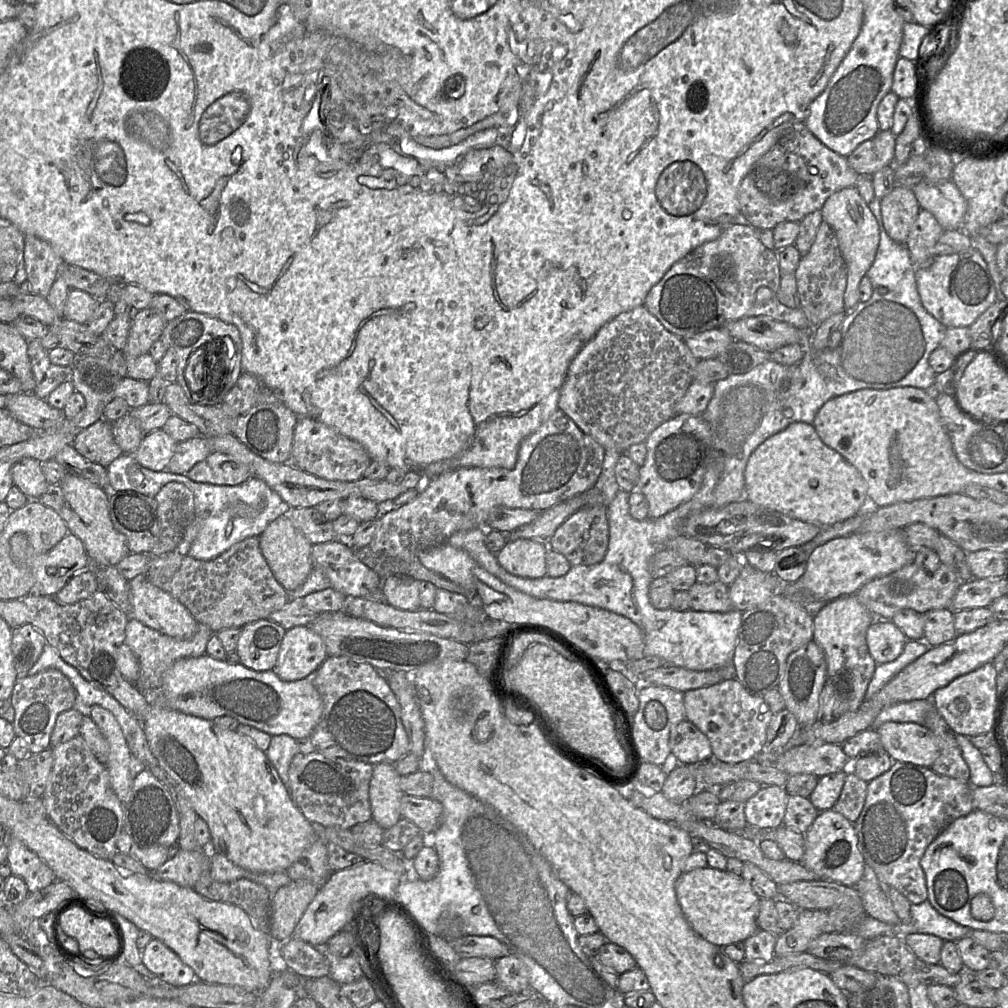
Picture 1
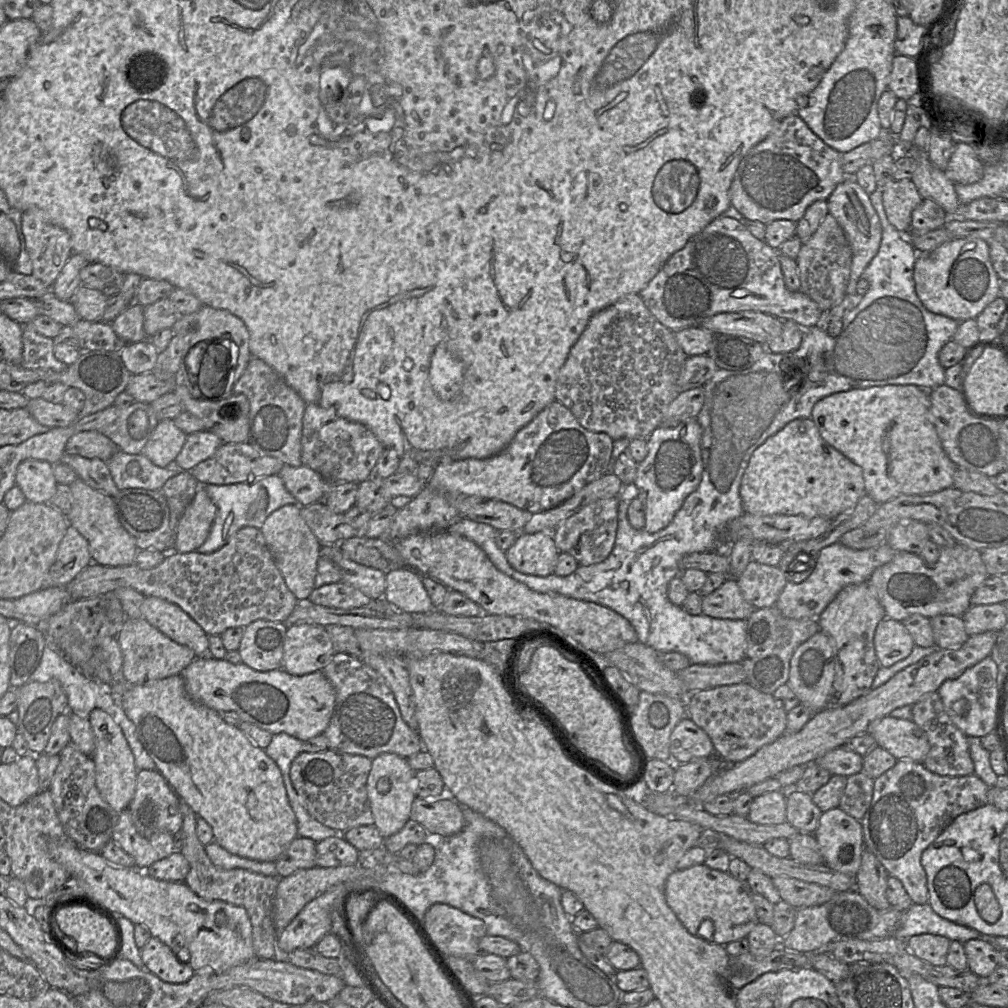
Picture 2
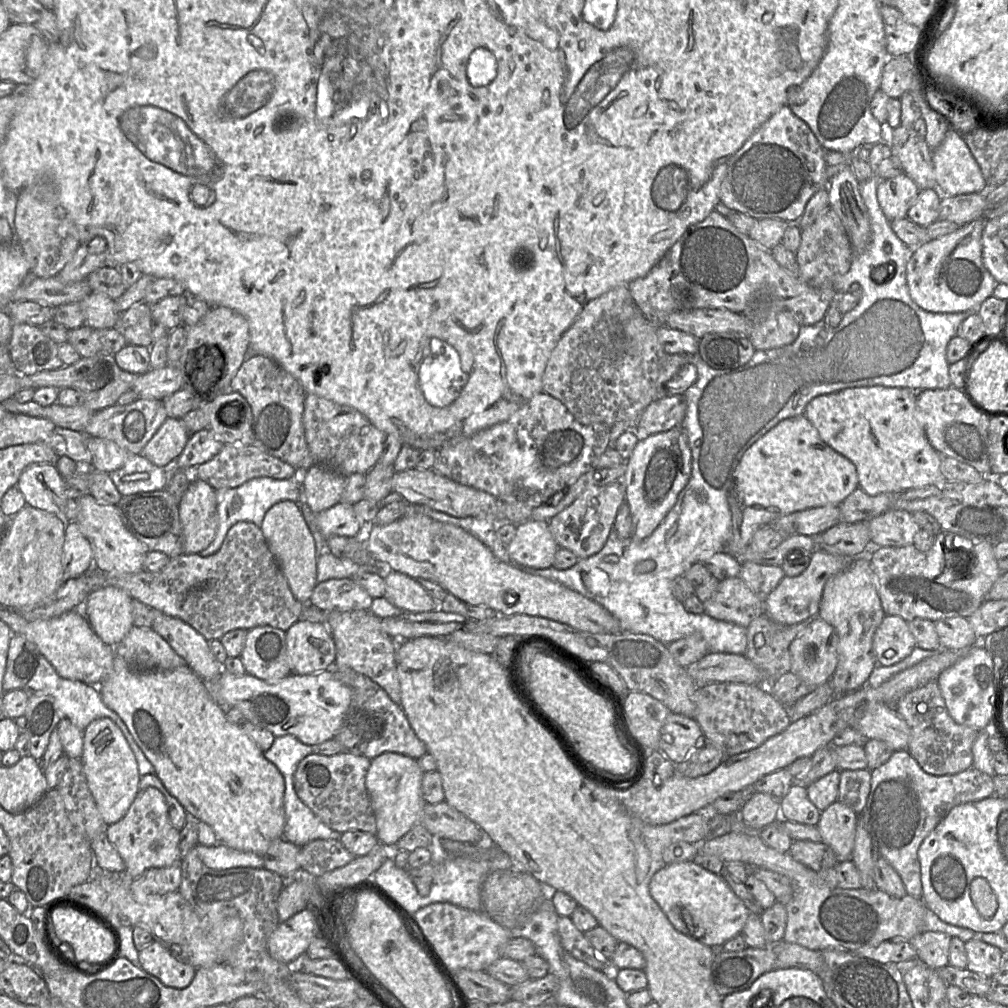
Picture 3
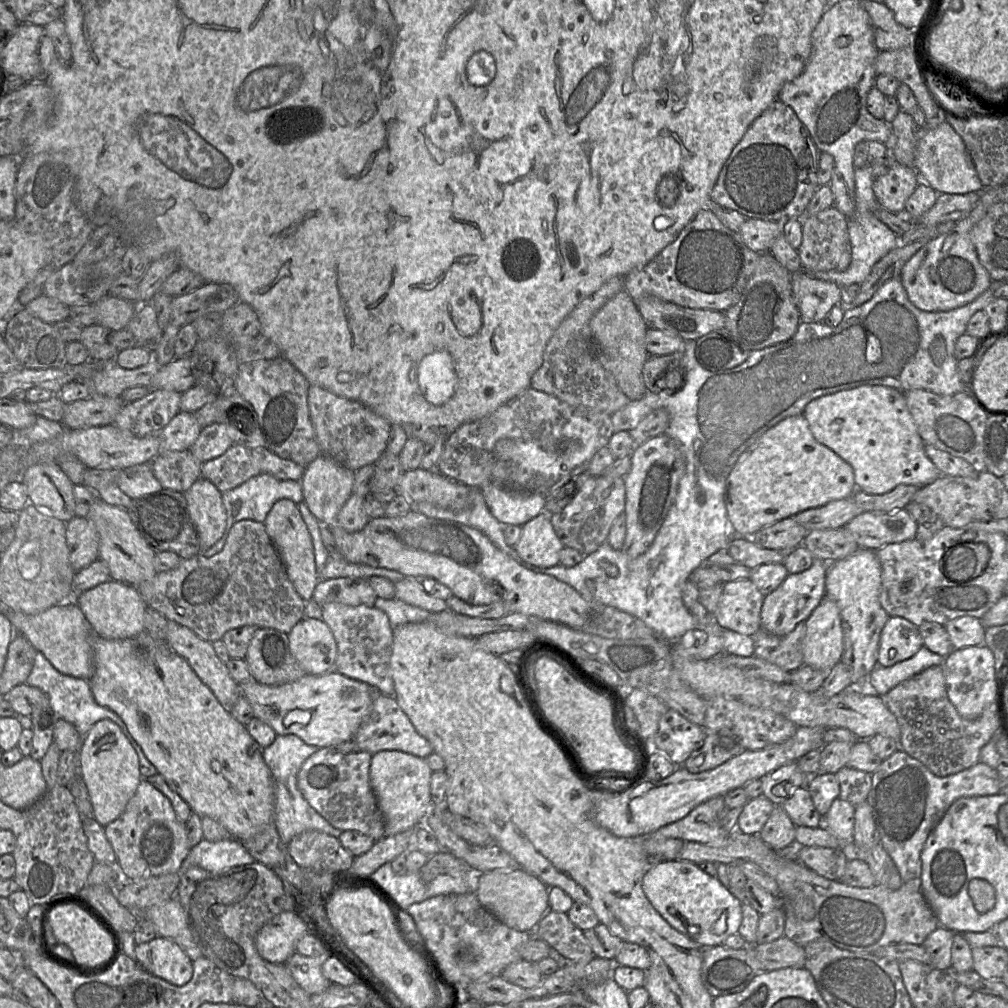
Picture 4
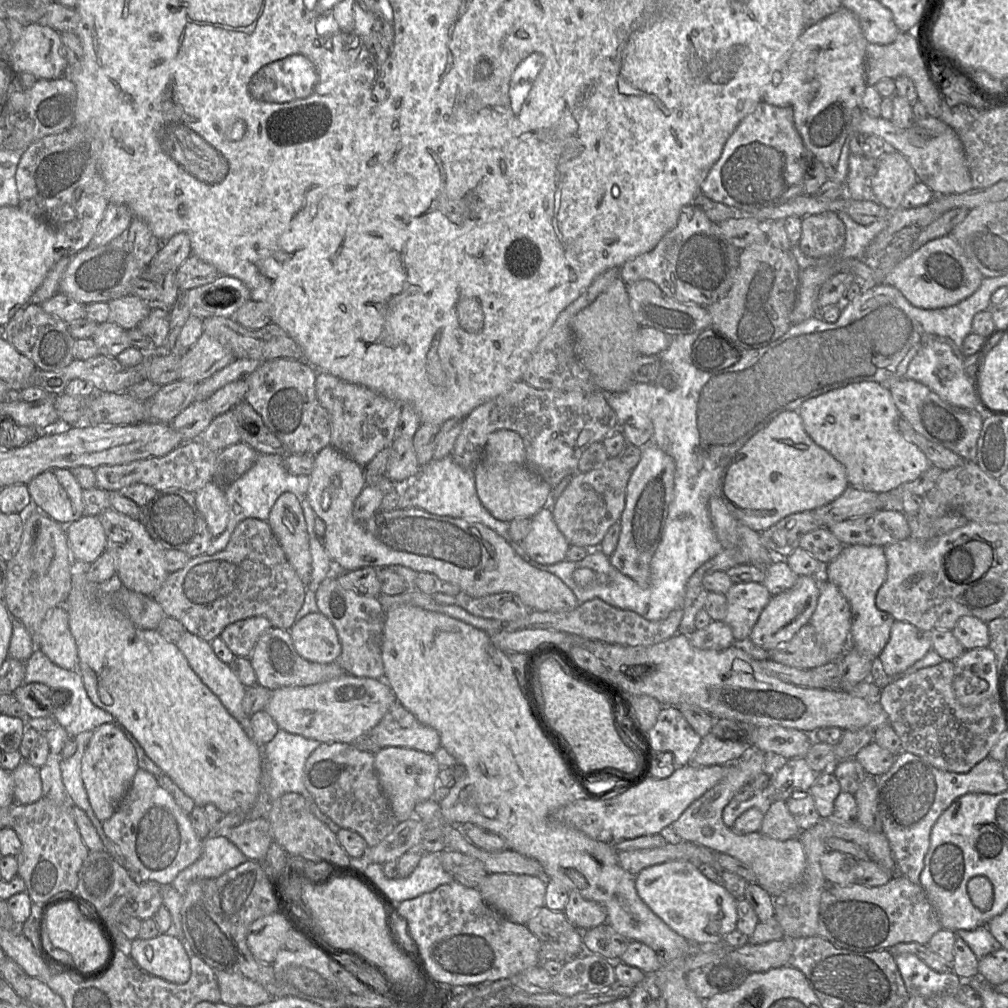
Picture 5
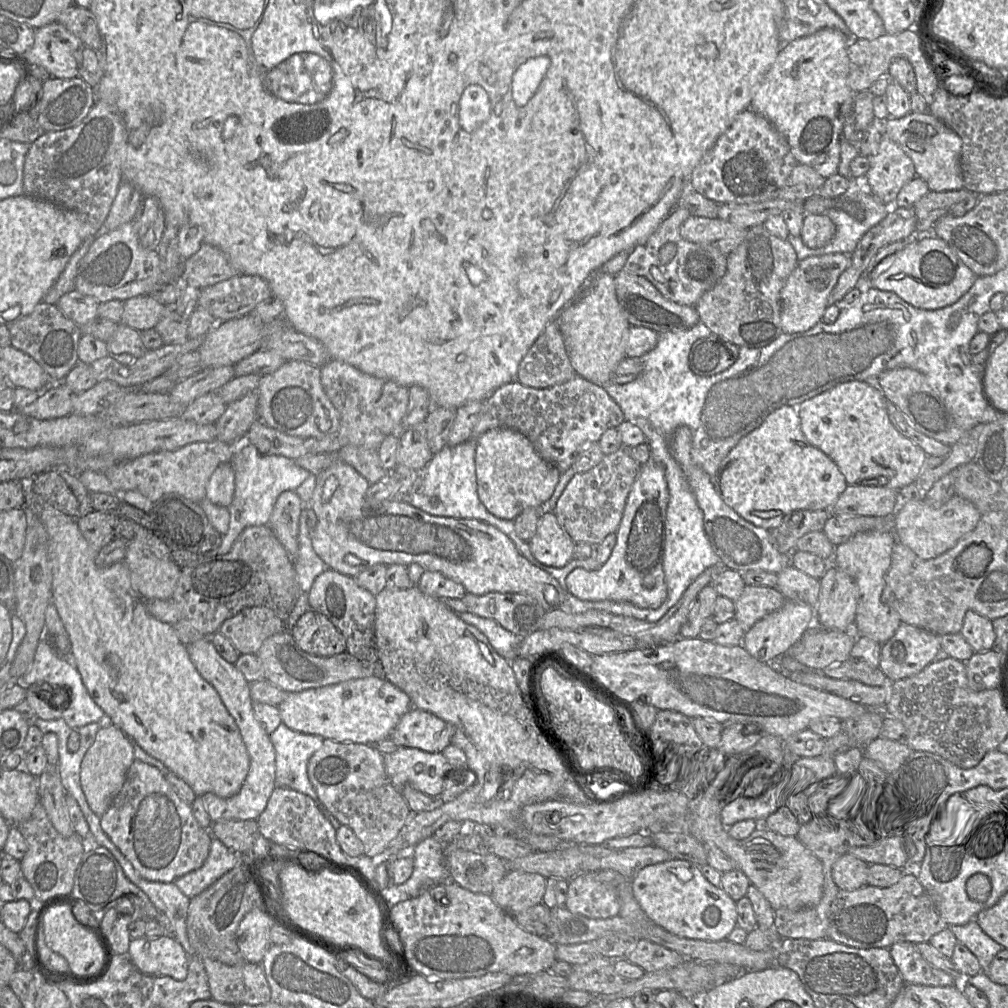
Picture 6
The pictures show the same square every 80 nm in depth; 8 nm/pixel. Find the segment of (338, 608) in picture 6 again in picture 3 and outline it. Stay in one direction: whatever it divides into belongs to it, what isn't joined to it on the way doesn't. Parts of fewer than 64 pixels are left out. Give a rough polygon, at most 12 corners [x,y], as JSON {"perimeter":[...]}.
{"perimeter":[[370,610],[331,611],[332,669],[367,676],[400,706],[398,641]]}

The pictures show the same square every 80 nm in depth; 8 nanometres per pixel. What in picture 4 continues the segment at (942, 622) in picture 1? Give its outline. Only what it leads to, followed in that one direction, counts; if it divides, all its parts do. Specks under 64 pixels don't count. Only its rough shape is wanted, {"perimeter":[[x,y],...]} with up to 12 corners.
{"perimeter":[[963,616],[944,627],[954,649],[986,645],[980,619]]}

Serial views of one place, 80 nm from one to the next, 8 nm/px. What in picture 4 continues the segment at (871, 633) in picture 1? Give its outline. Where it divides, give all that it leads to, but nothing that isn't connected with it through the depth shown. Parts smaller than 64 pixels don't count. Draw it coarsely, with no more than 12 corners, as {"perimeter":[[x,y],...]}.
{"perimeter":[[891,616],[878,661],[891,667],[924,646],[918,626]]}

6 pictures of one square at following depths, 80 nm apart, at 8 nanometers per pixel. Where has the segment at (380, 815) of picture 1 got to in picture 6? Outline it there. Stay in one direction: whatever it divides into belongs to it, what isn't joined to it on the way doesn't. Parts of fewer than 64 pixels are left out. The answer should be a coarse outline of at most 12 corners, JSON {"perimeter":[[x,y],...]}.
{"perimeter":[[398,747],[384,755],[396,789],[431,798],[452,769],[442,753]]}

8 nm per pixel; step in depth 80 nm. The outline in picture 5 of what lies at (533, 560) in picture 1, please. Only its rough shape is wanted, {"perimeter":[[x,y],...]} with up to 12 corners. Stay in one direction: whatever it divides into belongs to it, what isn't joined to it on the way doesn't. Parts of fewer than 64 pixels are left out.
{"perimeter":[[553,513],[531,518],[520,544],[543,565],[564,561],[571,546]]}

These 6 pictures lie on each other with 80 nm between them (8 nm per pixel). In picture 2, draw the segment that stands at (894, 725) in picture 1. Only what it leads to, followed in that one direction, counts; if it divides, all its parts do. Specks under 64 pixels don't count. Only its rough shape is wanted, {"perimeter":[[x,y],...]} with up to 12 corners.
{"perimeter":[[887,715],[868,733],[897,760],[923,762],[926,733]]}

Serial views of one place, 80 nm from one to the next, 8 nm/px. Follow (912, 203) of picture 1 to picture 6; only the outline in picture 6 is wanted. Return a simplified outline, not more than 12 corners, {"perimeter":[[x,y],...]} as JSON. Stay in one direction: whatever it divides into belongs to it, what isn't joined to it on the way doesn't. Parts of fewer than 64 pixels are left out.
{"perimeter":[[885,134],[868,158],[870,189],[891,207],[916,176],[913,161]]}

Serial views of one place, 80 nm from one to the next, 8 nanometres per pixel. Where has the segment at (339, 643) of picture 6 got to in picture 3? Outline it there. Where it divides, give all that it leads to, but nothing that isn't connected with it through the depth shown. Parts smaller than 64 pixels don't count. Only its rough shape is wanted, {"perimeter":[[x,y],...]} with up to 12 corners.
{"perimeter":[[298,620],[285,633],[293,674],[333,668],[326,624]]}

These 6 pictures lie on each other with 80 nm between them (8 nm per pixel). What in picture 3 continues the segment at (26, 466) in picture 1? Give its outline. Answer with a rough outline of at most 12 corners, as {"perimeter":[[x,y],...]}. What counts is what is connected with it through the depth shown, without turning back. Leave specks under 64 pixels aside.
{"perimeter":[[55,463],[28,466],[26,504],[64,514],[68,487]]}

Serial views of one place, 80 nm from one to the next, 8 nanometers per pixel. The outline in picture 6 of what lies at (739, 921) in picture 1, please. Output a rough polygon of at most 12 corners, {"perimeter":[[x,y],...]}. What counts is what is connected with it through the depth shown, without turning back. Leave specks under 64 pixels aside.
{"perimeter":[[671,858],[631,881],[647,917],[678,937],[716,942],[736,902],[700,867]]}

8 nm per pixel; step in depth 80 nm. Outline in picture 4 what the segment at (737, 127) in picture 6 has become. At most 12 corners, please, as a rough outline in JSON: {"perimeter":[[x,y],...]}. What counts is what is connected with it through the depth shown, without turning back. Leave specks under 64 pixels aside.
{"perimeter":[[776,100],[733,148],[710,199],[802,219],[820,154]]}

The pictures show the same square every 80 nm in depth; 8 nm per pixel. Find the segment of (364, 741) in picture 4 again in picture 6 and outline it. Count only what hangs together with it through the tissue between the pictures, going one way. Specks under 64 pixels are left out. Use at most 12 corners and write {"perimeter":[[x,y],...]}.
{"perimeter":[[412,707],[389,736],[398,747],[442,753],[454,727]]}

